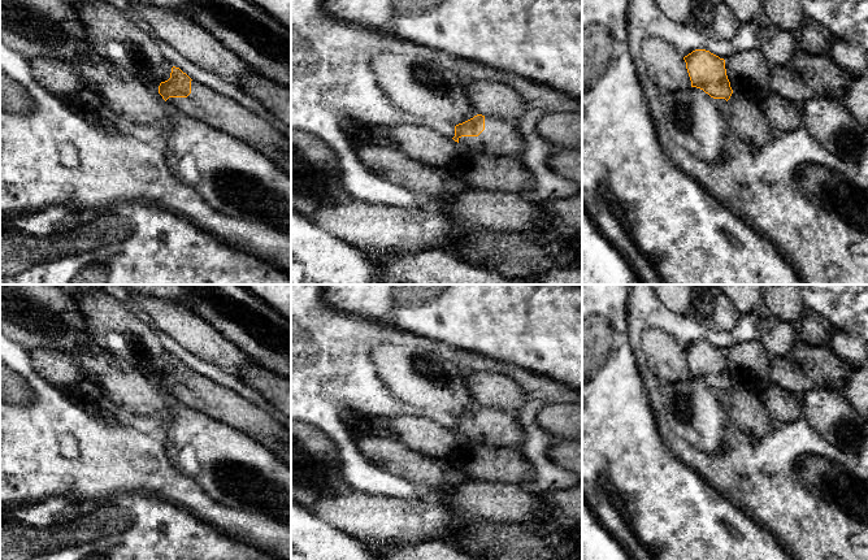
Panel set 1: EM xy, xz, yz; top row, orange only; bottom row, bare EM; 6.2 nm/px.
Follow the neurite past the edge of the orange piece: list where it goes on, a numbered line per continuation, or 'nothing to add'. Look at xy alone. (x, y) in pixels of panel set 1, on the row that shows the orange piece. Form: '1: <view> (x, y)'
1: xy (218, 111)

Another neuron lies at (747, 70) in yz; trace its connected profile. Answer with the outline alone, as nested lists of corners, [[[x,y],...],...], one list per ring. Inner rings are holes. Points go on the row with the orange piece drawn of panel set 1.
[[[760,48],[735,52],[725,58],[726,75],[734,92],[758,105],[773,92],[768,86],[771,66]]]

